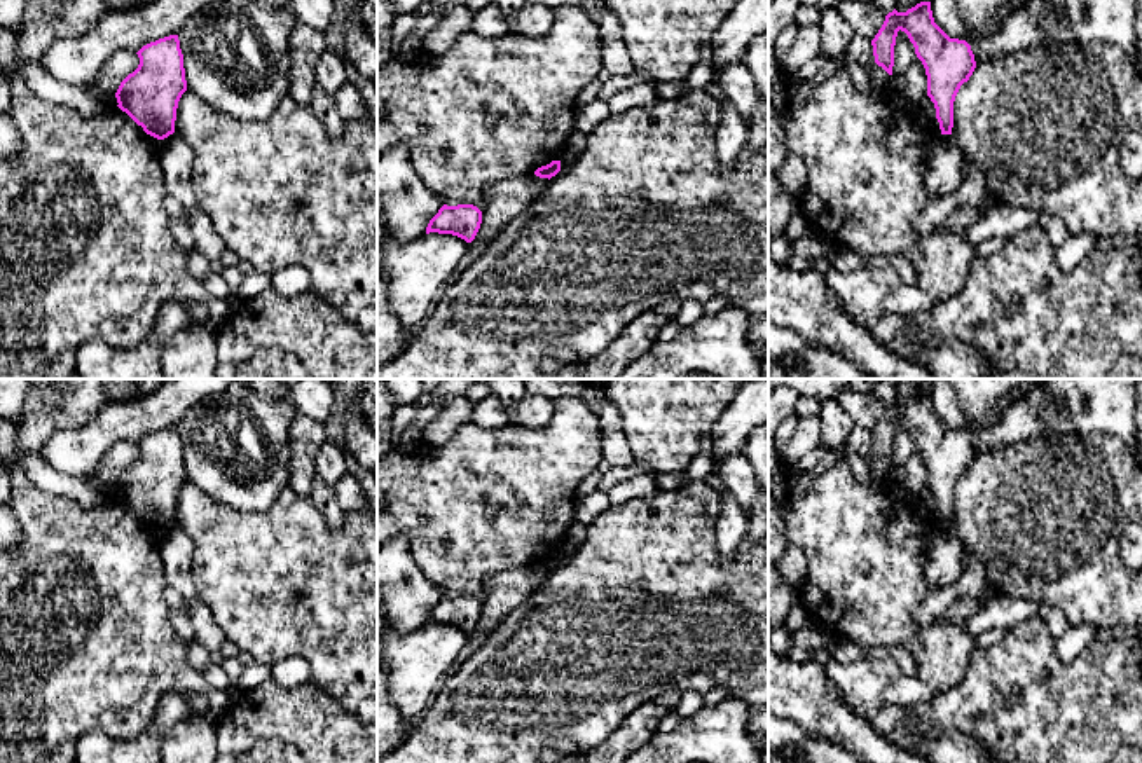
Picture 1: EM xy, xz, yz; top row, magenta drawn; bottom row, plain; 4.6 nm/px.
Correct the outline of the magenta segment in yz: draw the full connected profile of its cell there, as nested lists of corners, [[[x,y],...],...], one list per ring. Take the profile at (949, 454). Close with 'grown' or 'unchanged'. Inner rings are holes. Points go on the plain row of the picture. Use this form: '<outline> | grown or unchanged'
[[[920,393],[906,403],[896,400],[871,431],[875,454],[892,466],[898,423],[905,423],[927,466],[927,487],[934,494],[941,526],[952,526],[953,492],[976,459],[966,431],[950,430],[936,414],[931,393]]] | unchanged

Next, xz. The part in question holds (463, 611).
[[[444,595],[438,604],[430,611],[426,625],[452,625],[466,634],[471,634],[480,620],[482,602],[473,595]]] | unchanged

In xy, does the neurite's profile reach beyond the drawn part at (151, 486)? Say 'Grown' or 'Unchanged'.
Unchanged

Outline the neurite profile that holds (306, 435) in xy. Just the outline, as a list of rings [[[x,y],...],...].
[[[297,412],[288,428],[288,485],[309,496],[316,480],[316,456],[327,442],[325,428],[320,421]]]

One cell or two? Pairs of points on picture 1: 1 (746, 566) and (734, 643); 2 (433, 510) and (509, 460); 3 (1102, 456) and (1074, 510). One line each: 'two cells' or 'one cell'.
1: one cell
2: one cell
3: one cell

